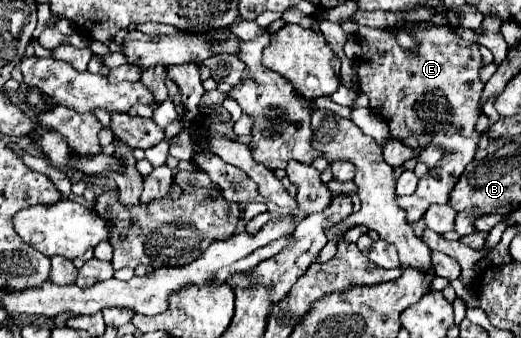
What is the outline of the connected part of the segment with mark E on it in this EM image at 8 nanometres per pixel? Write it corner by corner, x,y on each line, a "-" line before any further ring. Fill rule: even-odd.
408,23
404,27
416,39
416,53
398,45
394,27
374,29
360,27
362,57
358,61
360,91
368,97
370,109
384,113
384,119
398,139
430,137
432,145
444,147
446,153
439,166
431,168
419,178
412,195
396,195
398,207
406,211
408,223
422,219
426,209
434,203
446,203
450,187
458,181
466,165
474,159
482,133
476,131
480,117
480,99
484,83
480,81
482,55
476,43
464,41
450,25

